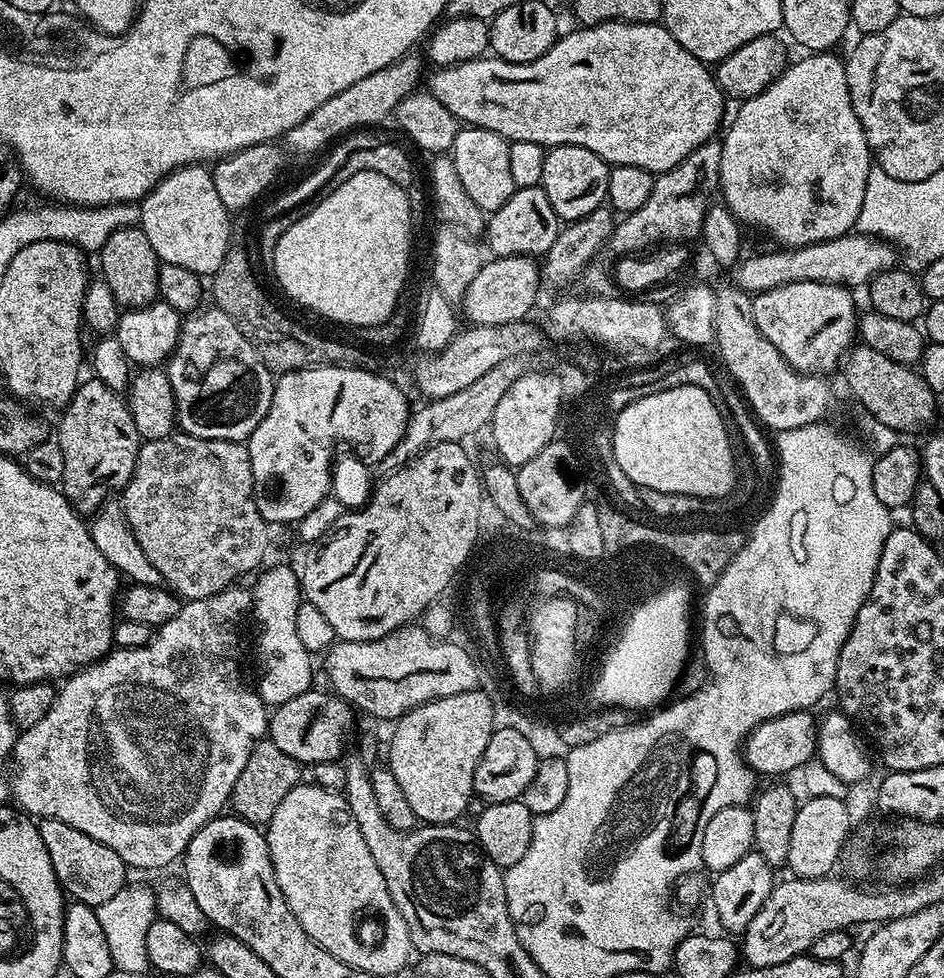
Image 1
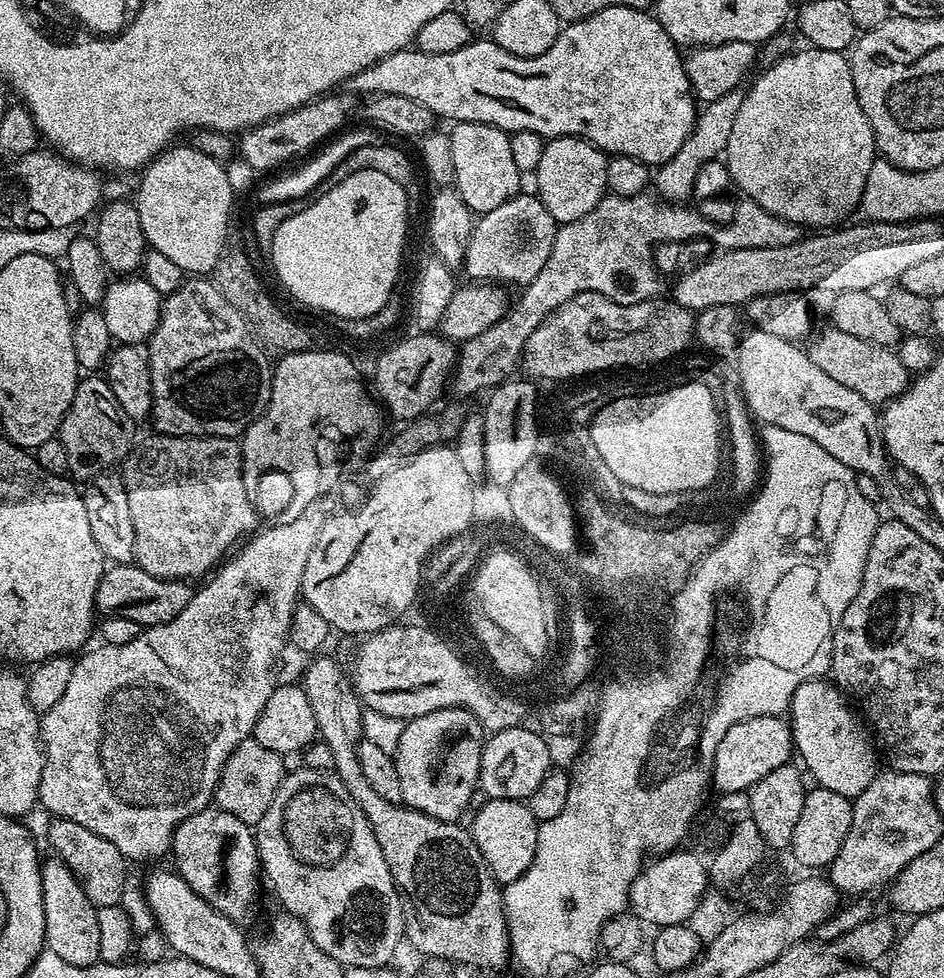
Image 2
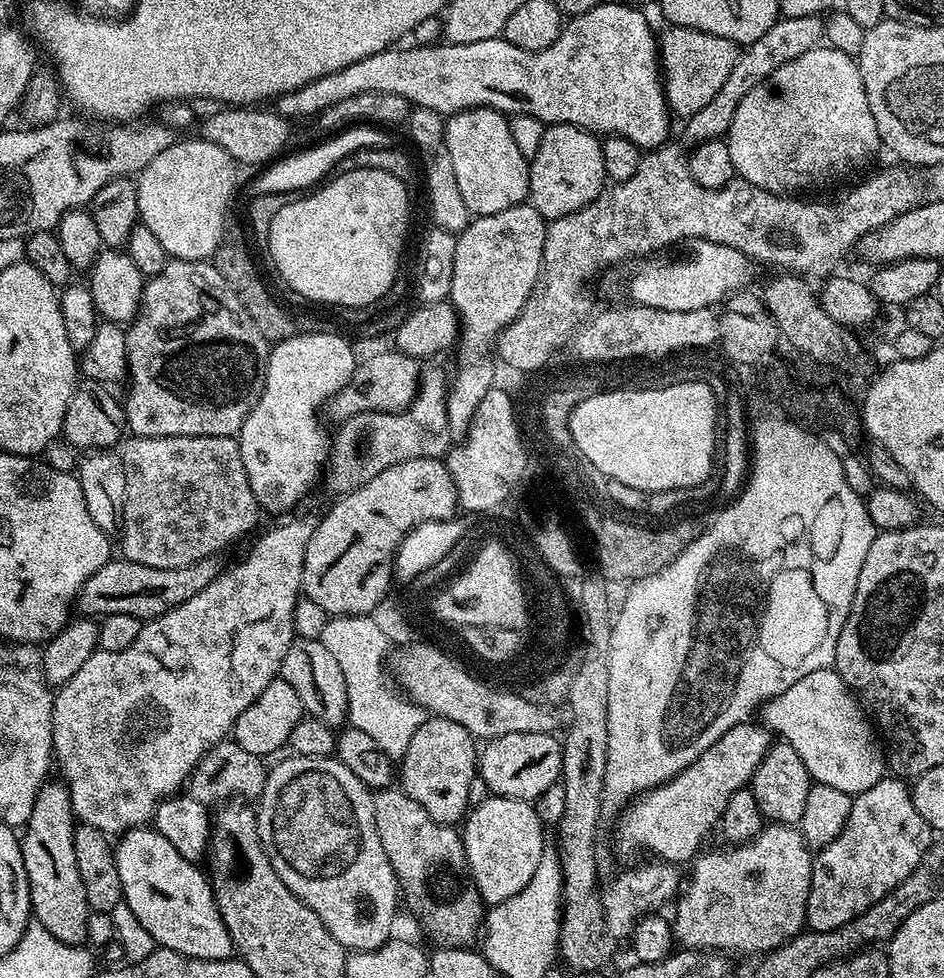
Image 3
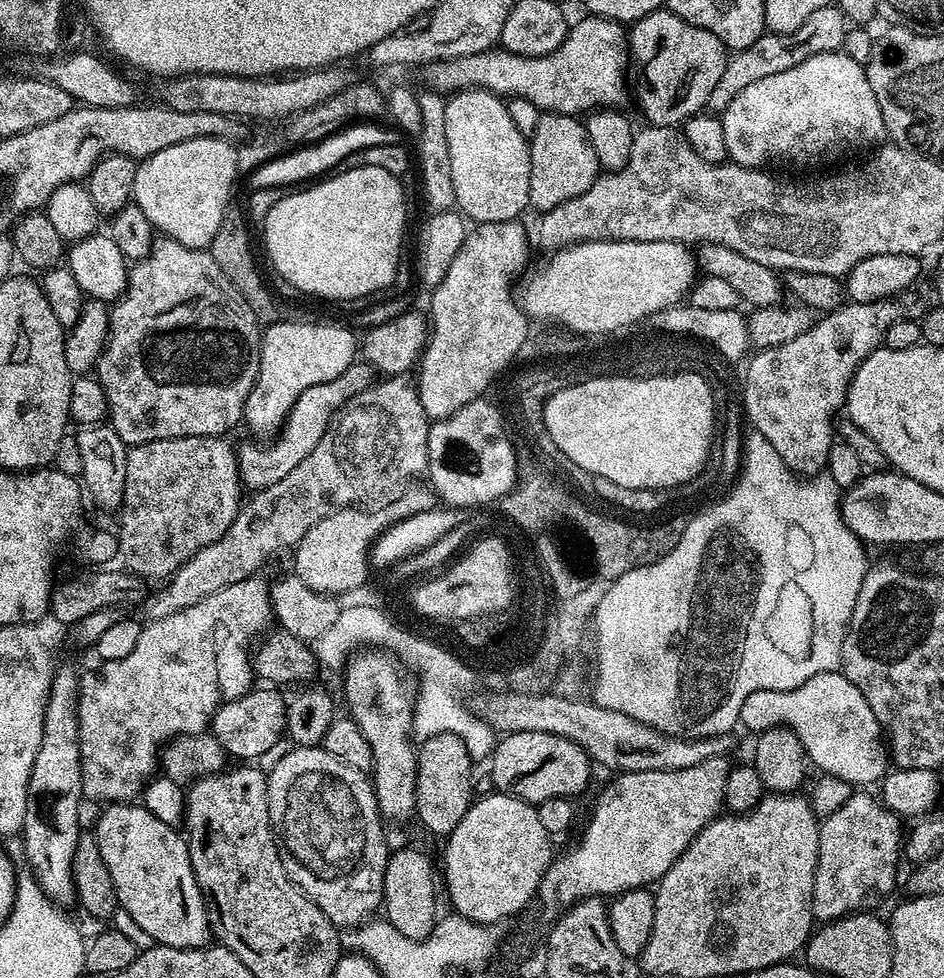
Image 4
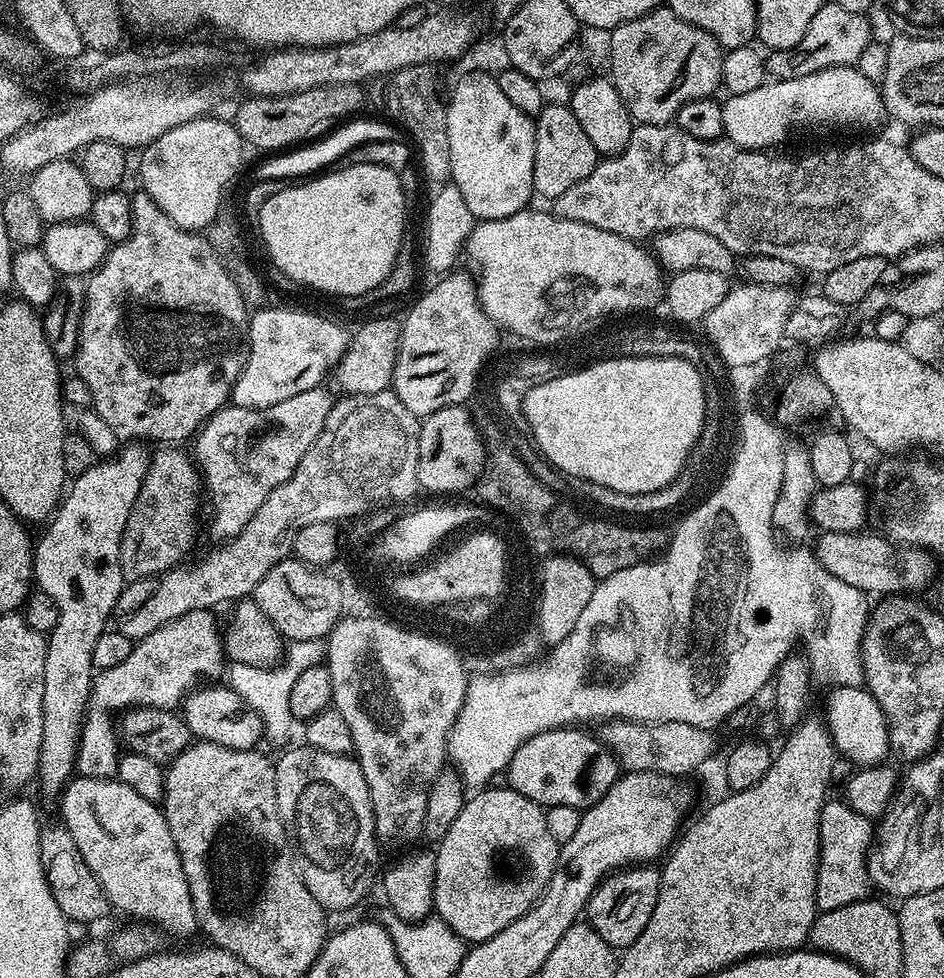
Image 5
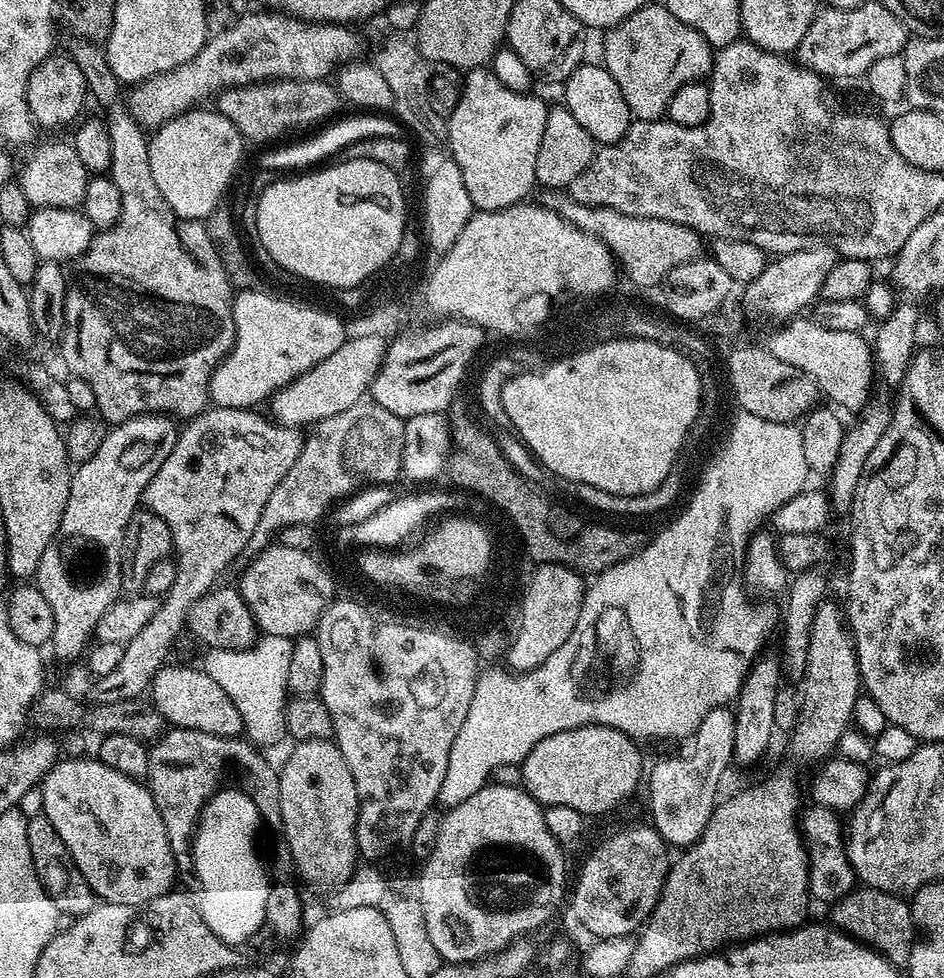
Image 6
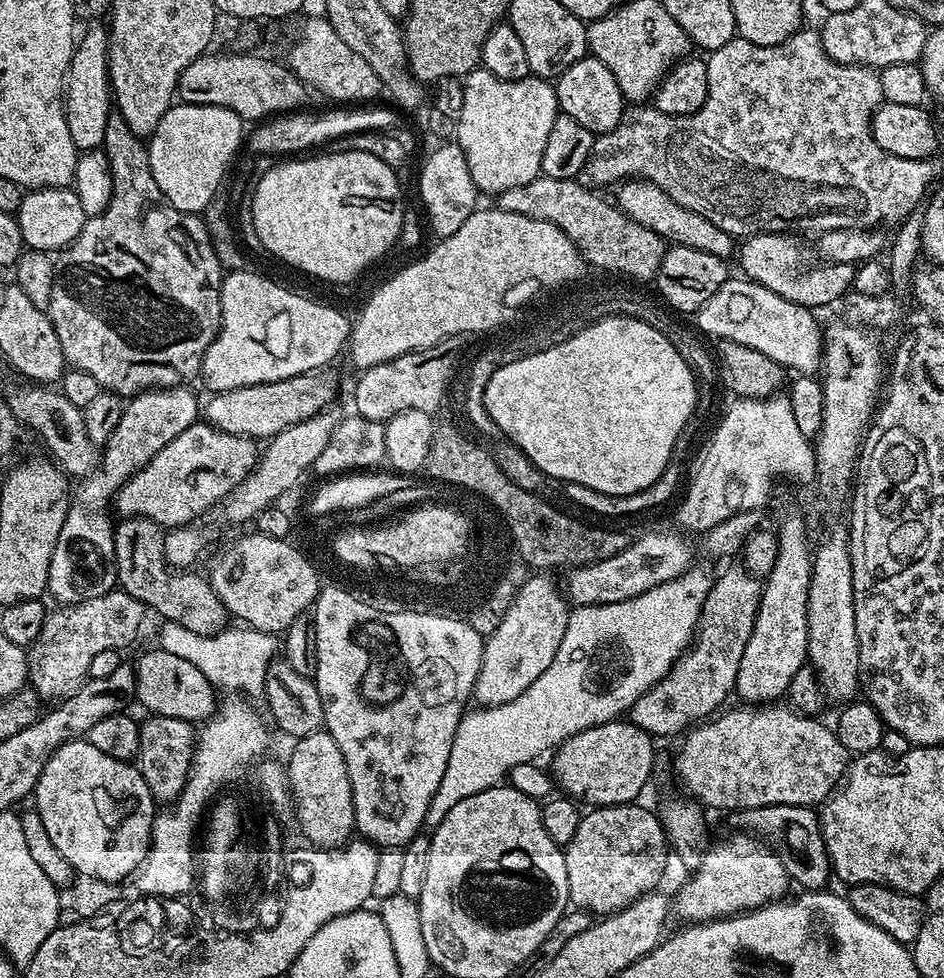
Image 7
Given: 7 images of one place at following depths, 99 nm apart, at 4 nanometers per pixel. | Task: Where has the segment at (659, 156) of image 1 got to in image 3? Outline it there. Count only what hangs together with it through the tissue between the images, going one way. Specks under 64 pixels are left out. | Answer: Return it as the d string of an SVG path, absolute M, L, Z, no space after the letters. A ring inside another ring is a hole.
M596 3L594 7L586 10L580 16L571 17L561 27L556 41L550 46L546 46L546 50L538 50L537 52L522 50L502 38L487 40L486 42L470 42L469 44L437 42L434 44L416 44L415 46L411 46L412 48L400 47L383 48L378 54L370 54L370 58L362 58L358 62L350 62L350 66L343 65L342 70L323 72L322 78L314 78L314 82L310 82L293 92L287 92L276 97L274 101L275 111L279 112L281 116L285 116L290 122L297 122L296 120L302 119L303 116L319 117L320 113L330 110L330 106L343 102L345 98L351 98L358 94L370 94L370 90L378 90L378 94L398 94L398 98L406 98L409 105L417 108L429 108L441 114L465 112L468 108L493 108L495 112L503 112L512 116L530 114L534 118L538 118L546 126L549 124L573 124L579 128L584 128L588 132L597 133L601 137L621 136L622 138L630 138L630 142L634 142L641 150L659 148L661 144L669 139L668 116L670 117L670 109L668 100L664 97L660 57L658 55L658 36L655 31L652 33L652 28L648 25L647 18L638 9L631 8L628 4Z

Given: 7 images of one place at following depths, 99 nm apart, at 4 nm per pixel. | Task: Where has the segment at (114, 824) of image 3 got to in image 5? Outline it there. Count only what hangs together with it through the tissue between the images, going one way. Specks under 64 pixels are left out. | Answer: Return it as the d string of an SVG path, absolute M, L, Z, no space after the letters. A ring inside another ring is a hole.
M203 608L166 622L154 634L135 641L126 662L110 666L110 670L100 672L93 679L92 696L80 730L80 746L76 749L79 775L115 777L122 744L114 727L114 714L129 708L175 709L189 692L225 675L224 637L221 625L216 625L216 615L215 611Z

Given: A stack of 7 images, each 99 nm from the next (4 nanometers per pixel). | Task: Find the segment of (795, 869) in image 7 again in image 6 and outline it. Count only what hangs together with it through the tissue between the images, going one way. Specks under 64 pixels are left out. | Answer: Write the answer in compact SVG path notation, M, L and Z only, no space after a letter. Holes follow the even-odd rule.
M821 804L805 807L798 817L800 835L804 838L804 848L808 852L808 891L813 901L821 900L831 906L857 883L854 870L848 861L846 828L841 817L834 810Z

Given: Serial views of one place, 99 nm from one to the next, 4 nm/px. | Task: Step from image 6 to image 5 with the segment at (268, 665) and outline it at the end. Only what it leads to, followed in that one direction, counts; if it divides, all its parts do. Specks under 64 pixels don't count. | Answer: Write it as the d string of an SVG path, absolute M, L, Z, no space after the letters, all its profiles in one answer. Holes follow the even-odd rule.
M304 639L293 640L285 647L281 662L271 668L254 667L242 663L231 663L226 672L228 686L247 702L262 718L266 740L286 748L297 743L304 733L304 724L290 714L290 691L295 680L303 670L321 663L327 655L327 645L324 640Z

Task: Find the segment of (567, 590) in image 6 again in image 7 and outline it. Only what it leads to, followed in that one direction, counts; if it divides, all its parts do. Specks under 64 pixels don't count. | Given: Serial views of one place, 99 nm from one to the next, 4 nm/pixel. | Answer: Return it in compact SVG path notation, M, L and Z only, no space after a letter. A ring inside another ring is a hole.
M532 574L516 592L505 616L497 629L484 642L482 666L476 679L474 700L477 705L493 708L499 704L509 704L518 698L554 662L558 646L562 646L562 634L566 634L569 601L563 591L548 574Z

